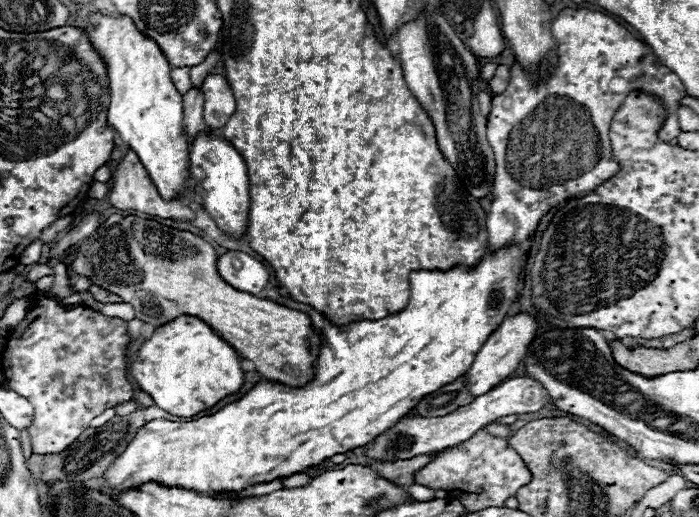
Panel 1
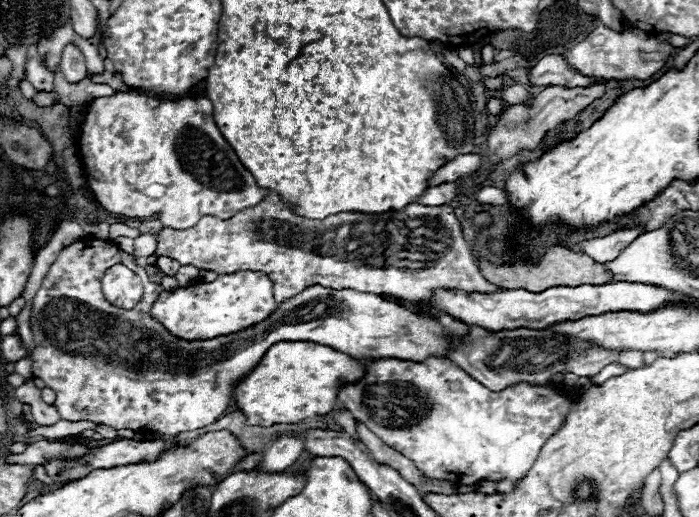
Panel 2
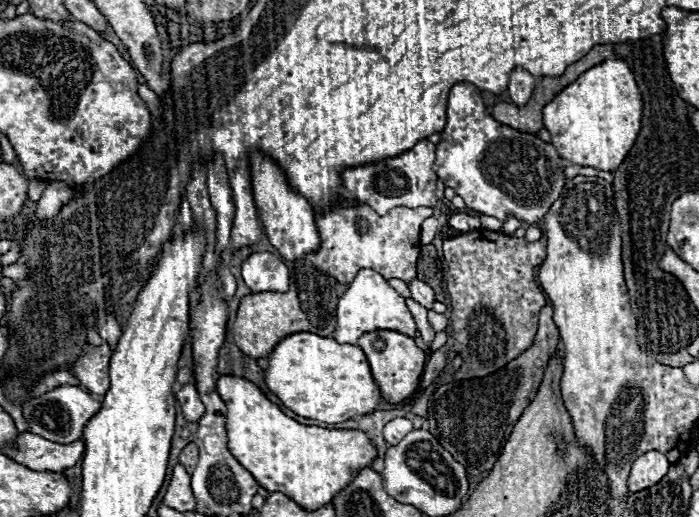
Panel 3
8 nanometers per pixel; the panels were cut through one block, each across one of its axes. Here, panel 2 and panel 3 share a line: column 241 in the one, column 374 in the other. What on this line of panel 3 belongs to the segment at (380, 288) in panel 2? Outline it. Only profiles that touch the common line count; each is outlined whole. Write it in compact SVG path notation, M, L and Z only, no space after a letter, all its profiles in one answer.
M366 204L354 208L332 206L316 216L320 232L320 248L310 252L310 262L328 272L342 284L350 284L360 268L372 268L384 278L400 278L410 282L416 278L416 260L420 254L420 224L432 216L432 208L394 208L386 216L378 216Z

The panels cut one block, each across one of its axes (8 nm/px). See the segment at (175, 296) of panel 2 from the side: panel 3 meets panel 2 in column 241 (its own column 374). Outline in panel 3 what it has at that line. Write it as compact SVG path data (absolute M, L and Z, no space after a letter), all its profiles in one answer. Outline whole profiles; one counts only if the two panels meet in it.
M362 268L338 302L334 338L340 344L356 344L356 340L364 332L374 332L376 328L392 328L410 338L418 336L416 322L414 322L410 310L406 308L404 298L378 272L374 272L370 268Z

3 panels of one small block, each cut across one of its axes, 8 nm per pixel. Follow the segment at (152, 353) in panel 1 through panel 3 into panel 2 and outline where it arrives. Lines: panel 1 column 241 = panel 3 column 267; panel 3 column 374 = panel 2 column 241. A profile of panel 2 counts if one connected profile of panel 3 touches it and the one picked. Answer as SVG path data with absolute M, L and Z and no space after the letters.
M278 342L274 344L260 364L236 386L234 400L248 416L250 424L296 424L314 416L326 416L334 410L338 390L342 384L356 384L366 374L366 366L314 342Z

